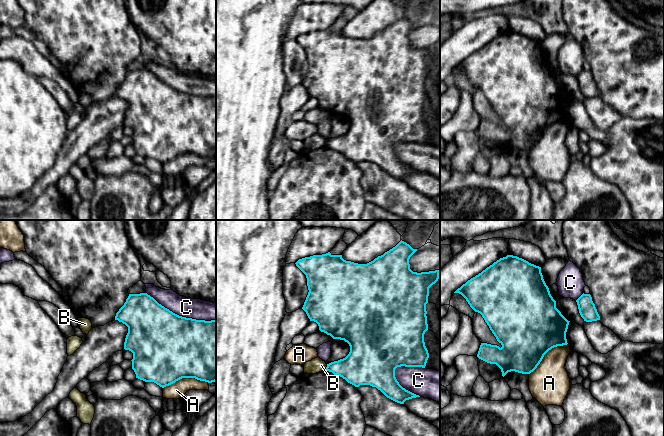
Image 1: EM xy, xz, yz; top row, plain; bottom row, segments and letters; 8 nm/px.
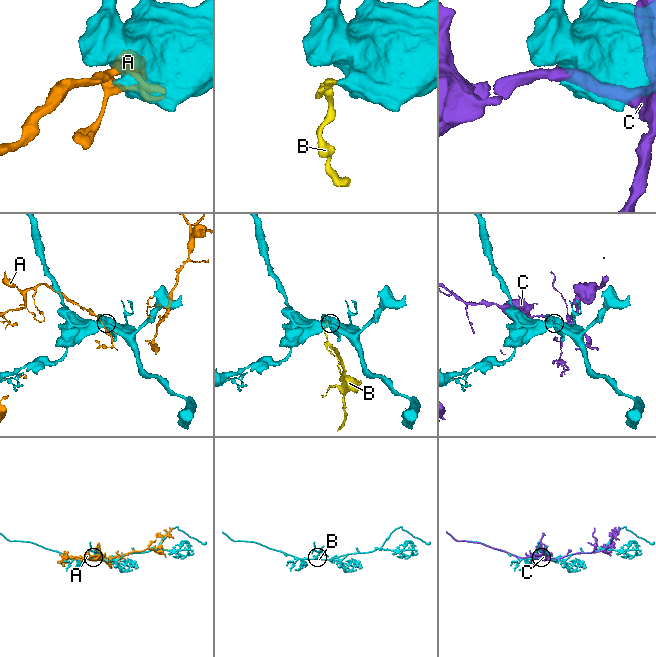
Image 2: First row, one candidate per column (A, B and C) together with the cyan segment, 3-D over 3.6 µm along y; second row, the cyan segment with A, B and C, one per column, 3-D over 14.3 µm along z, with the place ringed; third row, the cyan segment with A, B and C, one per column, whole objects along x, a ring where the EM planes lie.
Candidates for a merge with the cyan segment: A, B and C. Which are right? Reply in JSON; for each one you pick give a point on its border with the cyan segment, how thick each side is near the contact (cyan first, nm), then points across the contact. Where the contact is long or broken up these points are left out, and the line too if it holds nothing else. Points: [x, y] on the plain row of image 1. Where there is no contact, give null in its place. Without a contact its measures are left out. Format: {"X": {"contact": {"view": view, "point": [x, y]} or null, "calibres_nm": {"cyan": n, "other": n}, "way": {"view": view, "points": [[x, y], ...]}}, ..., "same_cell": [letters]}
{"same_cell": []}

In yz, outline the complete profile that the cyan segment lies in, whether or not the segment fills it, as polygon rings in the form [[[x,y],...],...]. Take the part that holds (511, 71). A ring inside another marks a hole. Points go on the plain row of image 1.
[[[507,31],[506,33],[500,34],[496,38],[494,38],[492,41],[487,43],[485,46],[483,46],[481,49],[476,51],[475,53],[468,56],[465,60],[463,60],[460,64],[458,64],[454,69],[461,70],[470,83],[475,87],[482,91],[485,98],[489,102],[490,106],[496,113],[497,117],[502,121],[500,124],[497,121],[491,121],[487,119],[481,119],[477,133],[487,139],[490,140],[496,140],[502,148],[502,152],[504,153],[508,148],[515,147],[522,150],[530,150],[533,148],[537,142],[542,137],[544,131],[551,126],[554,123],[557,122],[563,122],[567,121],[567,115],[566,115],[566,108],[568,105],[569,98],[562,90],[561,88],[556,84],[556,77],[553,75],[553,73],[550,70],[549,64],[546,61],[543,51],[541,49],[541,43],[536,42],[534,40],[529,39],[528,37],[519,34],[517,32],[513,31]]]

